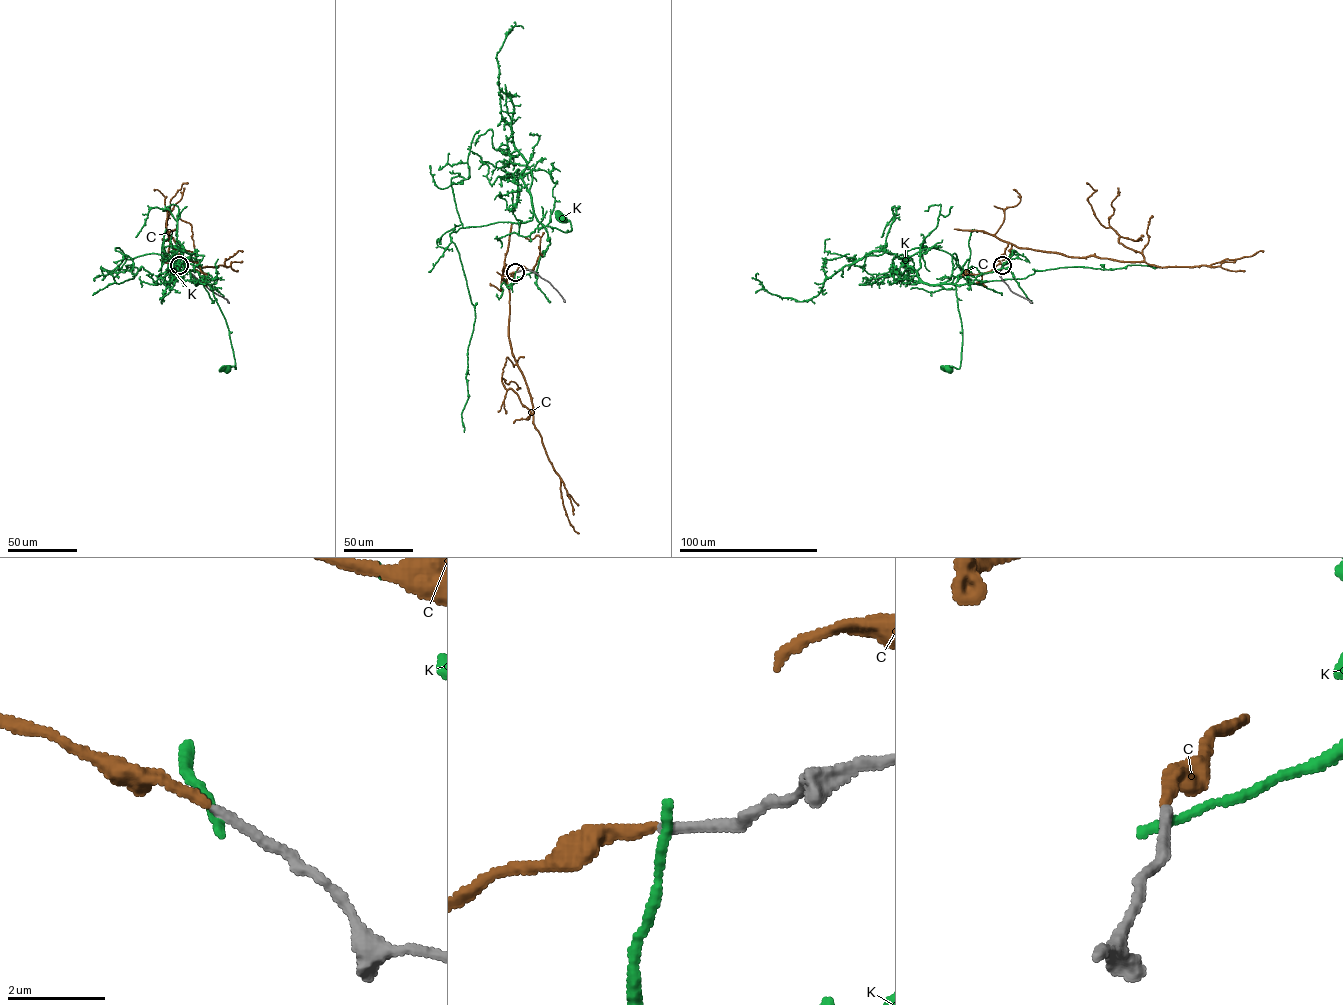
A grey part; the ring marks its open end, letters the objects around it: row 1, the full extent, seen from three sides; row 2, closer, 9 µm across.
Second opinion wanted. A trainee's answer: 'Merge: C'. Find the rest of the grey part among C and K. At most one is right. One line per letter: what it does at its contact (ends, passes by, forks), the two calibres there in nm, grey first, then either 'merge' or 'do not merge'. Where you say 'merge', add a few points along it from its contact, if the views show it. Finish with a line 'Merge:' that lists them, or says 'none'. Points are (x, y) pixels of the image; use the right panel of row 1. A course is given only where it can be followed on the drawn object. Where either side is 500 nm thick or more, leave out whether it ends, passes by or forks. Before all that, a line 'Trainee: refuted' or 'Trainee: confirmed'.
Trainee: confirmed
C: it ends there; 200 nm thick on the grey side, 220 nm on the other; merge; it runs (1002, 265), (1007, 262), (1012, 244), (1070, 257), (1145, 261), (1161, 267), (1209, 265), (1263, 251)
K: it ends there; 240 nm thick on the grey side, 200 nm on the other; do not merge
Merge: C

